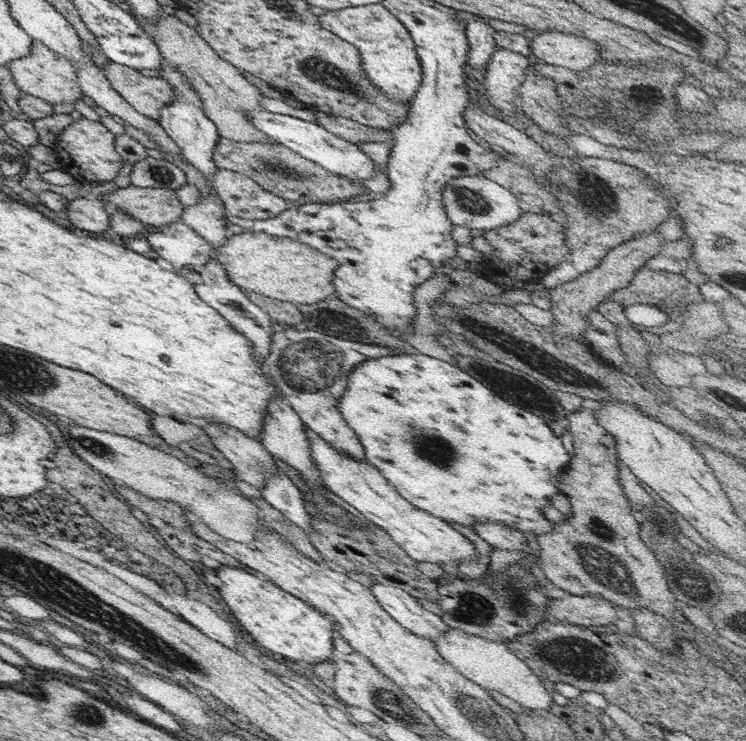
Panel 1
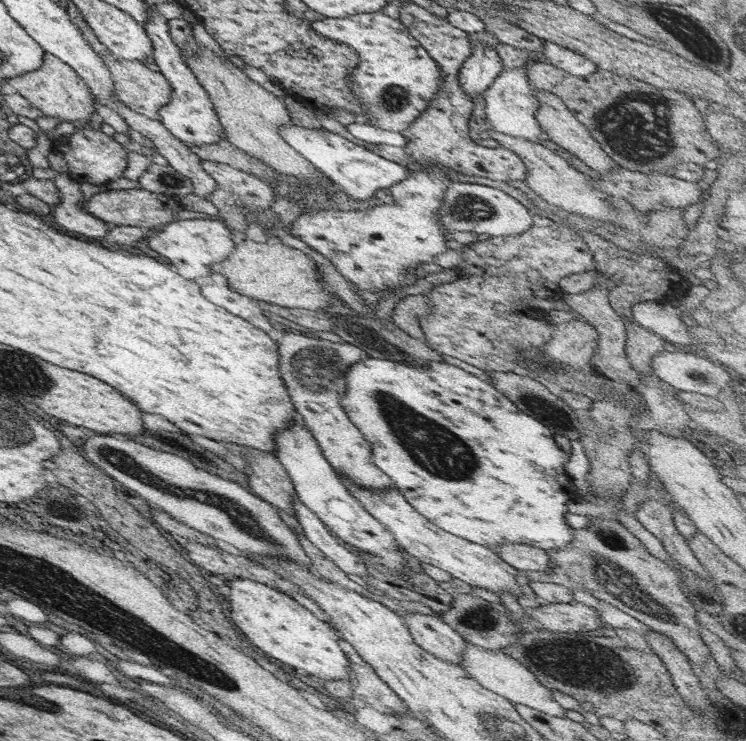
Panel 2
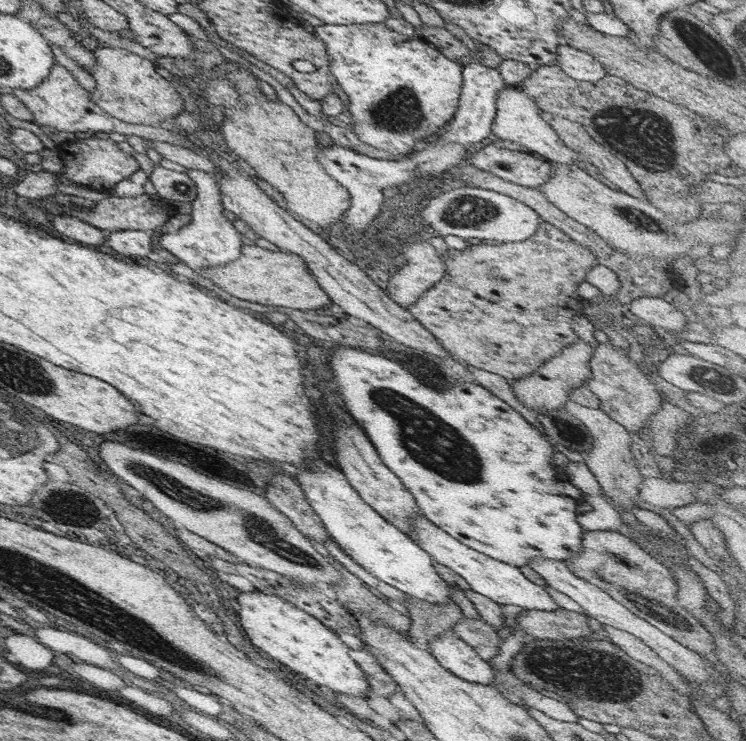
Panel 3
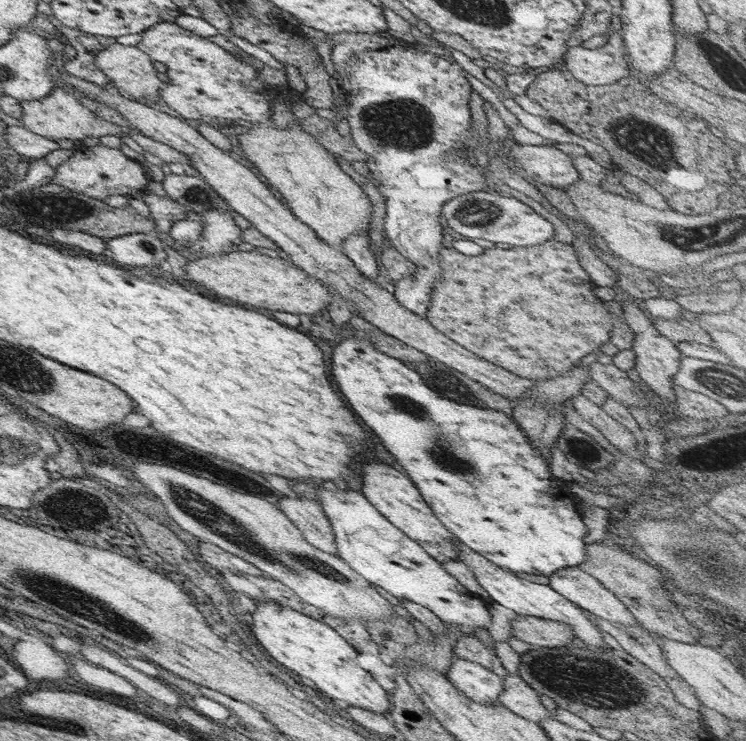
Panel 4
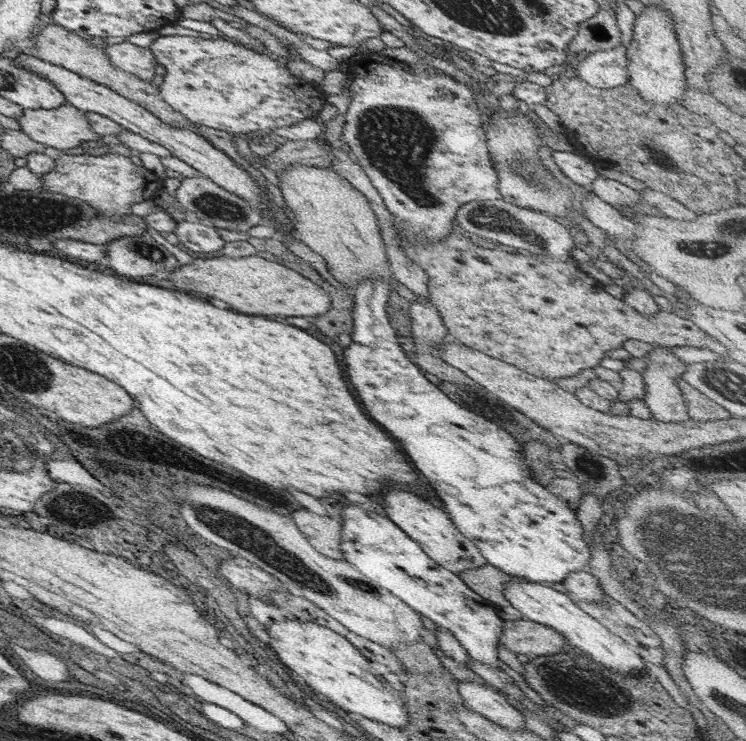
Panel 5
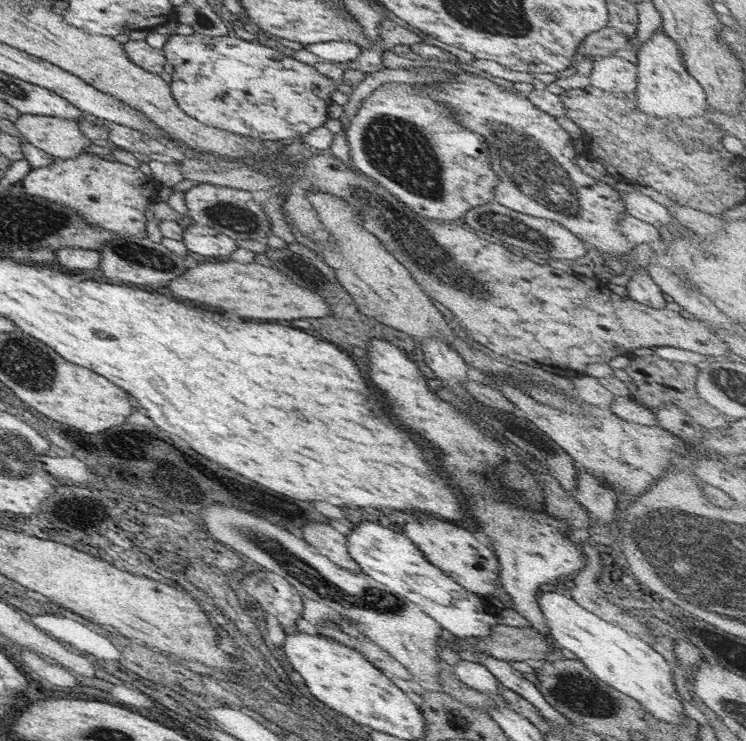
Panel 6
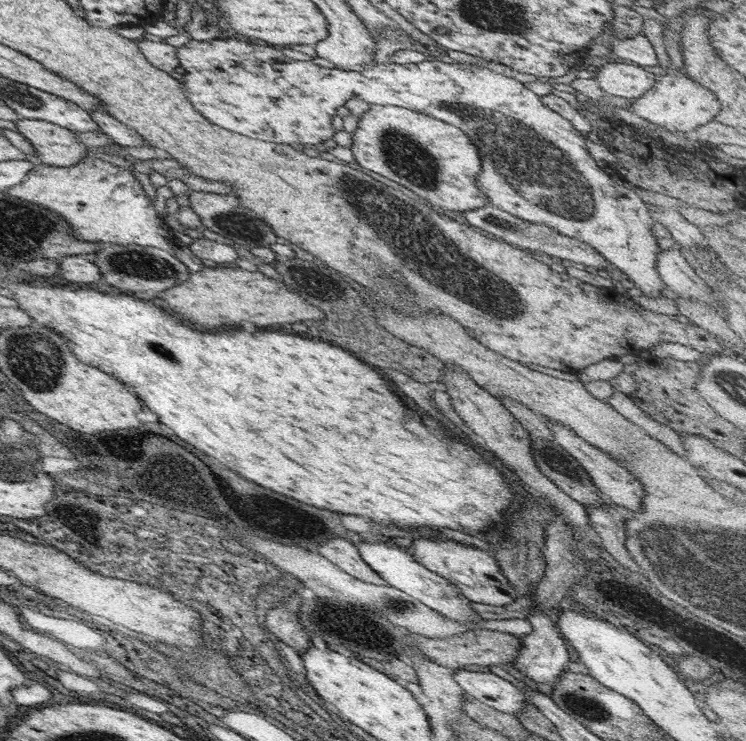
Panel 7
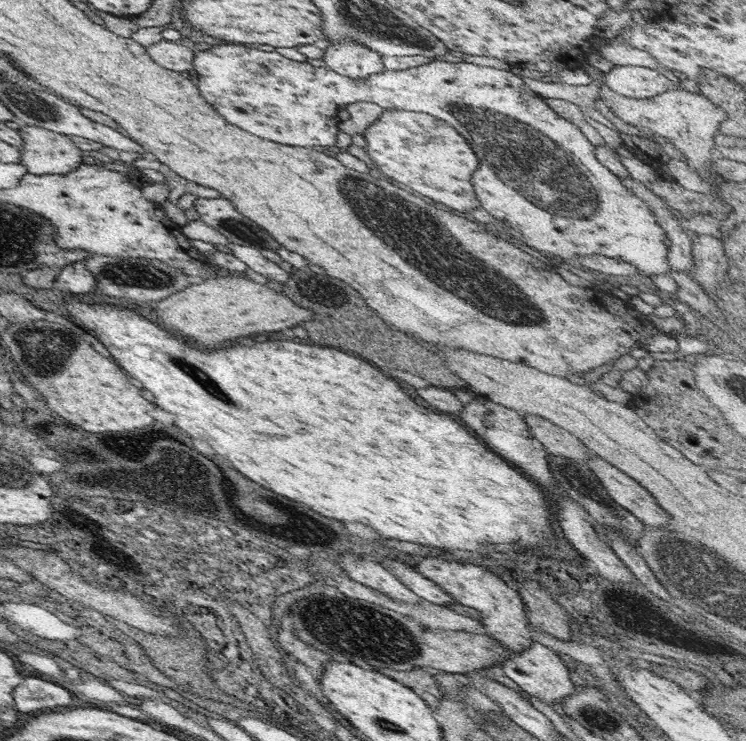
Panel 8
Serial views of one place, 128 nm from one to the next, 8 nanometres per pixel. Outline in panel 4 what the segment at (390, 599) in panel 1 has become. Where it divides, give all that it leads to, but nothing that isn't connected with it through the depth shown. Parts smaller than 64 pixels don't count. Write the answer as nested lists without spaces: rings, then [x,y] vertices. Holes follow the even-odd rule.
[[[455,656],[447,674],[454,688],[470,700],[484,706],[500,706],[500,694],[504,690],[504,680],[493,674],[482,664],[462,660]]]

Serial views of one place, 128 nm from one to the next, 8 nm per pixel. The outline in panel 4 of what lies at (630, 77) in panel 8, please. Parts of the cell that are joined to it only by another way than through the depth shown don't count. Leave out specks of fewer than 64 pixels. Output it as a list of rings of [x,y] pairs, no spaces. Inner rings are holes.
[[[618,13],[612,14],[612,31],[606,45],[588,49],[581,45],[568,48],[564,56],[566,68],[580,82],[587,85],[606,85],[628,75],[626,49],[621,36]]]

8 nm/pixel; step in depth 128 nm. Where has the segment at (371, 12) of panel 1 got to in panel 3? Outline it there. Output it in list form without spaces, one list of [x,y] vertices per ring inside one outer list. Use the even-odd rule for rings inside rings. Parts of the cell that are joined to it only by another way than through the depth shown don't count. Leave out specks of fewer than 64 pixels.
[[[376,22],[370,24],[326,24],[320,26],[314,26],[317,36],[326,44],[326,50],[332,58],[331,72],[334,78],[343,88],[344,92],[348,95],[348,108],[352,114],[352,130],[356,137],[365,144],[373,146],[373,148],[386,151],[390,155],[394,156],[394,161],[408,162],[409,155],[412,151],[416,151],[416,148],[424,142],[424,139],[430,138],[433,134],[438,133],[440,130],[444,131],[445,127],[454,119],[454,114],[458,110],[458,104],[460,104],[460,94],[462,94],[462,68],[463,66],[456,61],[448,59],[448,57],[442,55],[438,49],[434,48],[427,43],[422,43],[418,40],[414,40],[411,36],[406,36],[398,33],[394,30],[387,28],[384,22]]]

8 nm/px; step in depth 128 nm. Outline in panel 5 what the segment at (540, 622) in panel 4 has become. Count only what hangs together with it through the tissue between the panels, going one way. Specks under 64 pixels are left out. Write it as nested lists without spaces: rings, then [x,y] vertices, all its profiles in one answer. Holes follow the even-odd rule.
[[[524,618],[504,622],[499,644],[514,654],[525,654],[530,658],[557,654],[567,645],[565,639],[554,628]]]

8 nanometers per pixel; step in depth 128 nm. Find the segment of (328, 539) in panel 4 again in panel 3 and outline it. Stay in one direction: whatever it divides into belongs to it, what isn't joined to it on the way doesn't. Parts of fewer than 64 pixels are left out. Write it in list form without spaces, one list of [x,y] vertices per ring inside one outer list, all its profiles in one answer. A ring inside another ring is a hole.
[[[276,473],[265,487],[265,497],[272,506],[282,511],[305,537],[326,542],[330,537],[322,519],[312,509],[304,491],[291,477]]]

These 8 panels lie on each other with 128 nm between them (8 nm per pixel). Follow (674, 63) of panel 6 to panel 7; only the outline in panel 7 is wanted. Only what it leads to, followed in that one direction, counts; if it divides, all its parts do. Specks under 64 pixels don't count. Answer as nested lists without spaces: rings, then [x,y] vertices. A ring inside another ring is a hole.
[[[659,64],[659,68],[656,69],[658,75],[656,76],[656,82],[654,86],[648,89],[640,98],[633,100],[632,104],[628,106],[630,112],[640,116],[644,120],[659,126],[664,131],[670,133],[676,132],[693,132],[700,131],[702,125],[706,125],[724,109],[722,103],[718,100],[717,96],[710,92],[710,89],[694,82],[692,78],[688,78],[686,74],[683,74],[682,70],[674,70],[673,65],[662,66]]]

